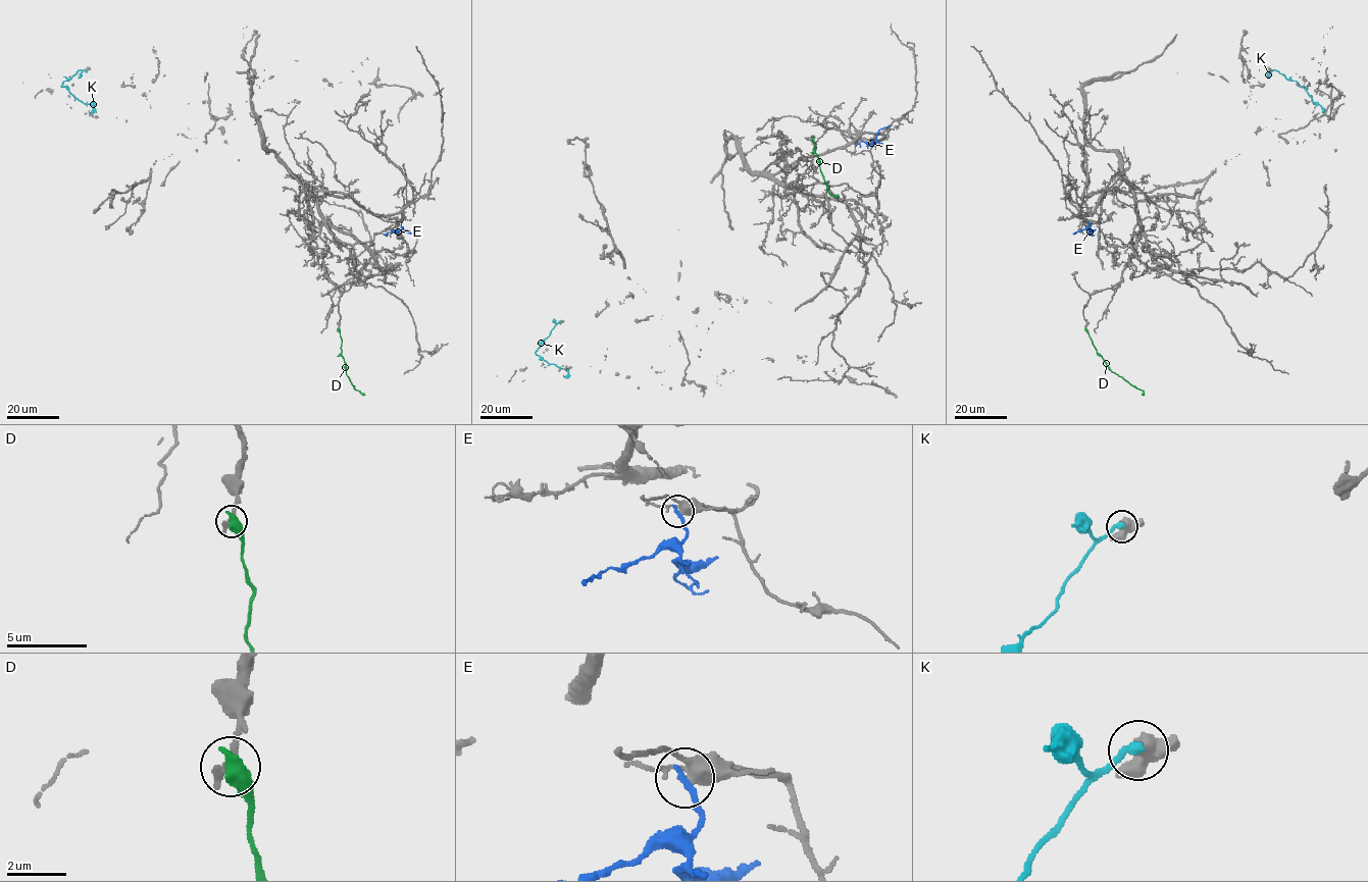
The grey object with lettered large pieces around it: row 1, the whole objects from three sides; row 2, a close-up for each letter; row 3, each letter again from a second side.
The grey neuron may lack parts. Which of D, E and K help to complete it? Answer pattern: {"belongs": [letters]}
{"belongs": []}

